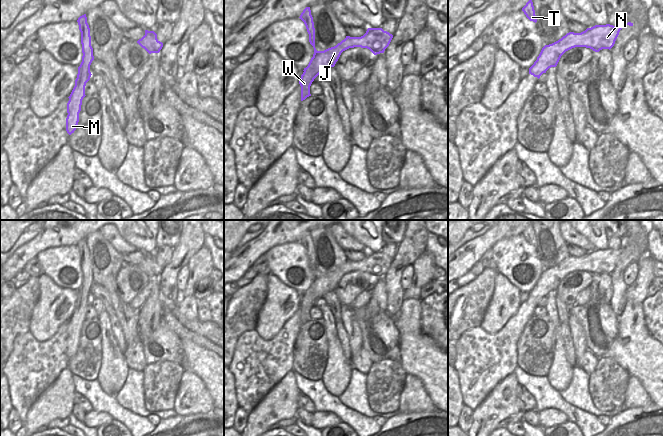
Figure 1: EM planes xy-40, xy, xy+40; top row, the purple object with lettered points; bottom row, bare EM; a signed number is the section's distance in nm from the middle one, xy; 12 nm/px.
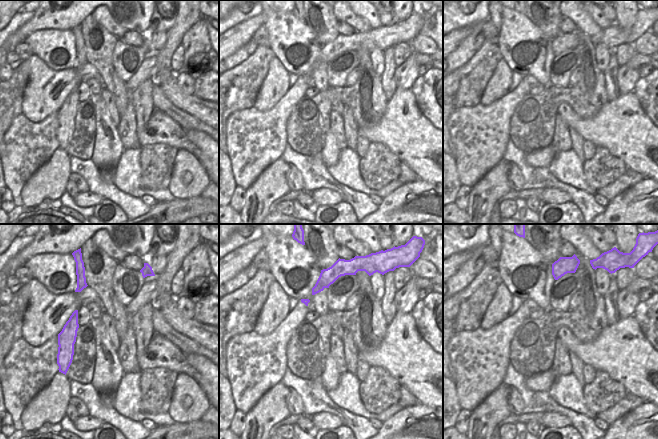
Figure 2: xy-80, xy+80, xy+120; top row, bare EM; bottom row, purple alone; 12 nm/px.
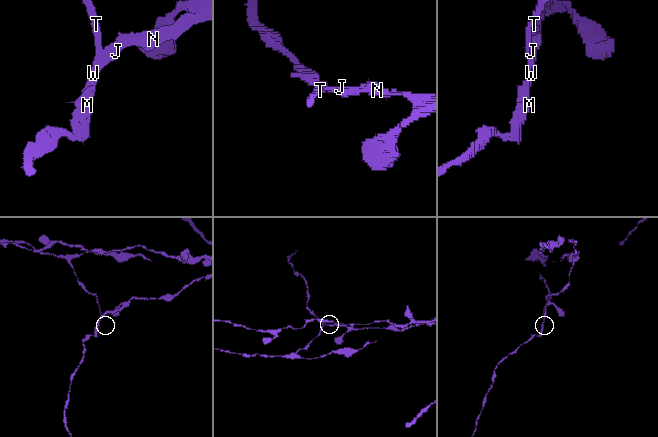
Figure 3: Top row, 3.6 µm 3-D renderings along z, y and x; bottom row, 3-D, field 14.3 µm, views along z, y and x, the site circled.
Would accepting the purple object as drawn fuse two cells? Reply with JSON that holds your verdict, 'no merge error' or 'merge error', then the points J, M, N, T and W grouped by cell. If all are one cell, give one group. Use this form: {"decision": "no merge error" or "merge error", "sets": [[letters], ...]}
{"decision": "merge error", "sets": [["J", "N"], ["M", "T", "W"]]}

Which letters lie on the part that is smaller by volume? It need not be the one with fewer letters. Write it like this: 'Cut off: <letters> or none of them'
Cut off: J, N

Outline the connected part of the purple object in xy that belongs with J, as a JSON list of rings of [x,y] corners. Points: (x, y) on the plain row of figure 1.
[[[368,252],[366,257],[361,261],[346,260],[336,270],[324,275],[318,275],[314,280],[313,287],[303,295],[311,297],[316,302],[326,292],[334,291],[341,277],[349,272],[367,272],[374,279],[384,277],[392,262],[393,259],[382,252]]]

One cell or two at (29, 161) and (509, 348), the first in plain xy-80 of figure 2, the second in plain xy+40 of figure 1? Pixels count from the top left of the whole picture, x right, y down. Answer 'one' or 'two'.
one

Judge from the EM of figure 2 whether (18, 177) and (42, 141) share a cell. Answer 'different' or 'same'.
same

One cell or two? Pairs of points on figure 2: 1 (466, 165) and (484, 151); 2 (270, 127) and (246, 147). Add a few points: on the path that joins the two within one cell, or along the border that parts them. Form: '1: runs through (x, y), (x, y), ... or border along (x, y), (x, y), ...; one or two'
1: runs through (470, 161), (480, 151); one
2: runs through (264, 133), (252, 145); one

